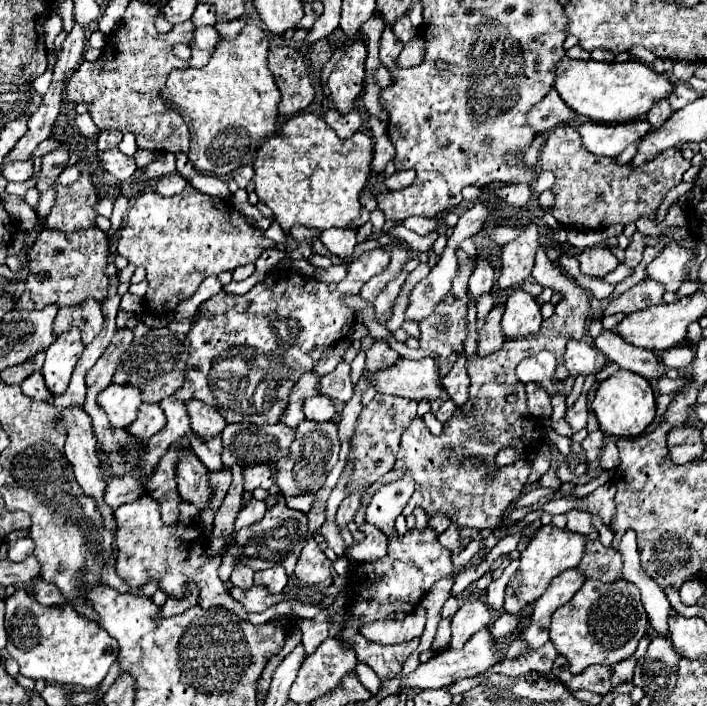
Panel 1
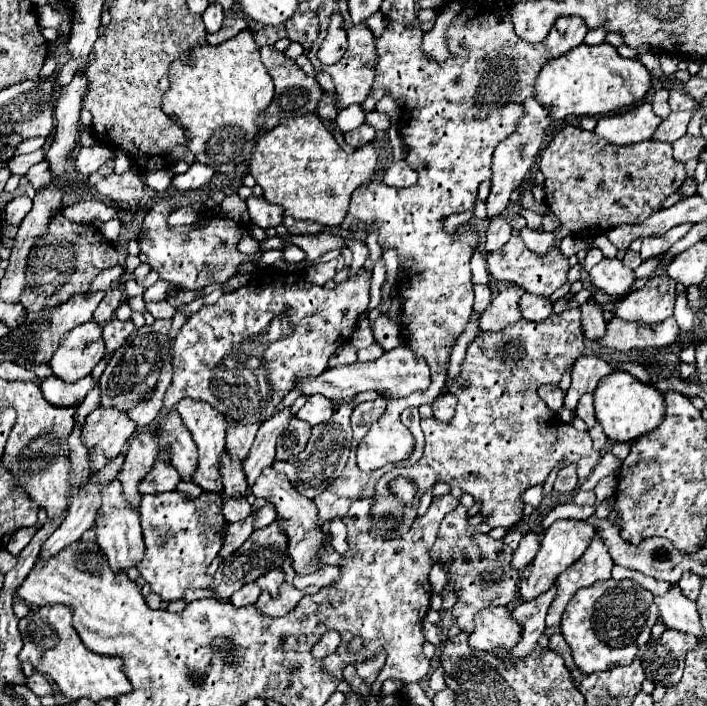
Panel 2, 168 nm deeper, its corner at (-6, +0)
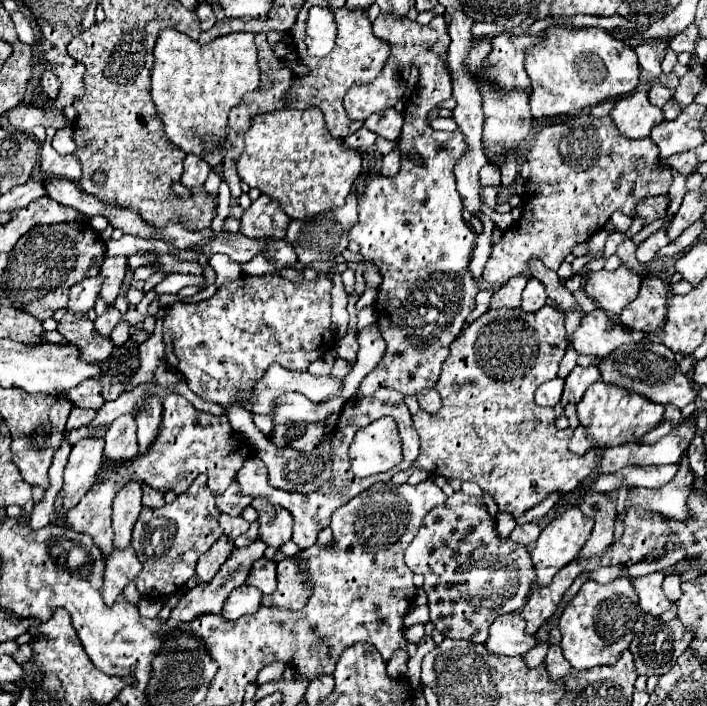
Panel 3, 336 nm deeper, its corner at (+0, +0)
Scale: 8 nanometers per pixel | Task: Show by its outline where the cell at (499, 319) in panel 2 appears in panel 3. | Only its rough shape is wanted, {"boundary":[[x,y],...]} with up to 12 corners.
{"boundary":[[526,275],[512,277],[494,291],[492,309],[520,307]]}

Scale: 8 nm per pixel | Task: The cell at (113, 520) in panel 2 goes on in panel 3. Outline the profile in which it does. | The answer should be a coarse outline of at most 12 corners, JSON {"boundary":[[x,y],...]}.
{"boundary":[[132,547],[106,559],[102,597],[108,607],[142,571]]}

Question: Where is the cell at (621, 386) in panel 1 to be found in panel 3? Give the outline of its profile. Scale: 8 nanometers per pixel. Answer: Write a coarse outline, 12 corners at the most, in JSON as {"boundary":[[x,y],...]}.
{"boundary":[[596,381],[576,405],[594,447],[638,443],[664,405]]}

